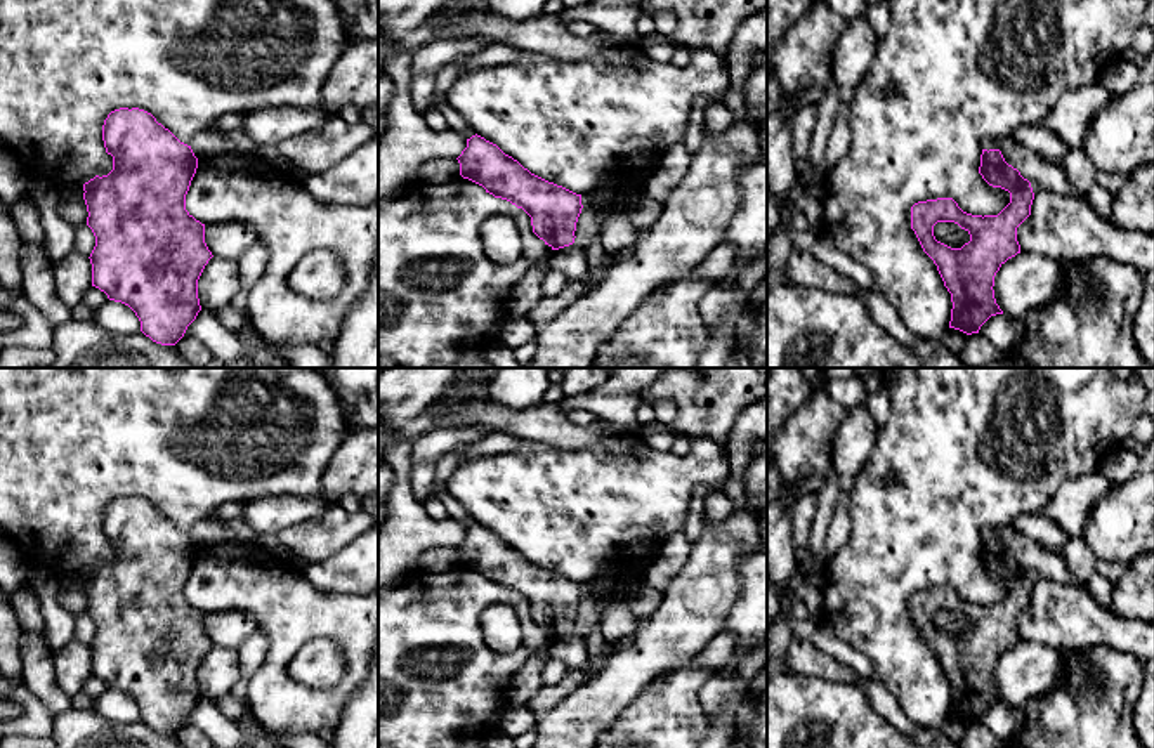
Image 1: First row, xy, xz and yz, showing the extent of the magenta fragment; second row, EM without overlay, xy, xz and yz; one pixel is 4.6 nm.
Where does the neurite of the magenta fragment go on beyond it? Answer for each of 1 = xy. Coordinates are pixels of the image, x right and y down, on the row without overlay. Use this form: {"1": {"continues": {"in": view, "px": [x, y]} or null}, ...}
{"1": {"continues": null}}

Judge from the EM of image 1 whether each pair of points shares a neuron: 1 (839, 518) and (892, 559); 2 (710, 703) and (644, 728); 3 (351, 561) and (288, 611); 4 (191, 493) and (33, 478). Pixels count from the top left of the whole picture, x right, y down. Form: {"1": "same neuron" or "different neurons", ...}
{"1": "different neurons", "2": "different neurons", "3": "different neurons", "4": "same neuron"}

